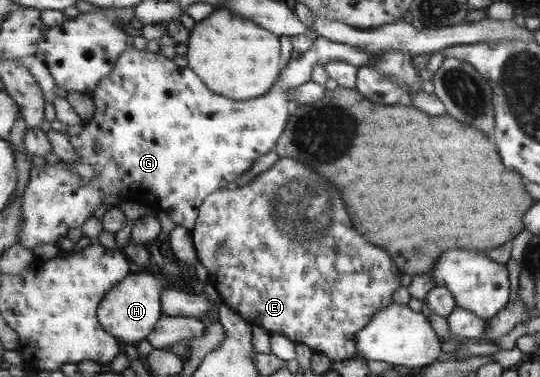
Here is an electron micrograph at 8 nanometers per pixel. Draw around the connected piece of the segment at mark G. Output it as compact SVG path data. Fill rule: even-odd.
M322 36L316 37L312 47L306 53L302 53L299 58L292 58L288 61L288 66L283 70L282 80L278 81L278 84L273 85L270 92L266 93L264 96L255 97L253 100L236 101L234 98L224 97L221 94L214 93L210 90L201 78L198 77L196 71L190 69L190 67L178 67L176 63L170 58L166 57L162 52L151 52L148 49L137 50L136 48L128 48L114 65L113 72L109 74L104 80L102 80L97 88L91 93L94 100L94 106L96 106L96 113L94 117L89 120L84 120L80 125L67 125L68 134L66 138L70 140L70 146L72 149L78 152L80 159L76 163L68 163L68 161L61 161L59 164L55 165L42 165L31 166L31 179L28 179L22 191L20 206L23 212L22 223L20 223L20 235L18 235L18 244L26 248L33 250L35 246L42 243L57 243L59 244L61 237L66 237L66 234L74 228L82 229L84 222L90 218L94 217L92 215L93 210L96 210L96 206L99 207L104 204L104 197L110 193L118 195L121 200L132 200L133 202L146 203L150 205L149 207L154 209L154 211L159 211L166 213L172 221L177 225L185 227L192 231L194 225L197 223L197 215L201 210L201 205L205 203L206 196L209 196L212 192L217 192L227 187L230 181L236 182L237 179L252 167L254 159L258 159L260 155L268 153L276 141L278 141L285 131L286 124L288 124L288 88L297 88L298 86L308 83L312 80L313 70L316 65L323 65L330 63L331 61L345 61L349 65L354 65L358 68L370 66L370 57L374 57L375 53L366 52L362 48L354 48L354 46L348 46L342 43L336 43L330 41Z

